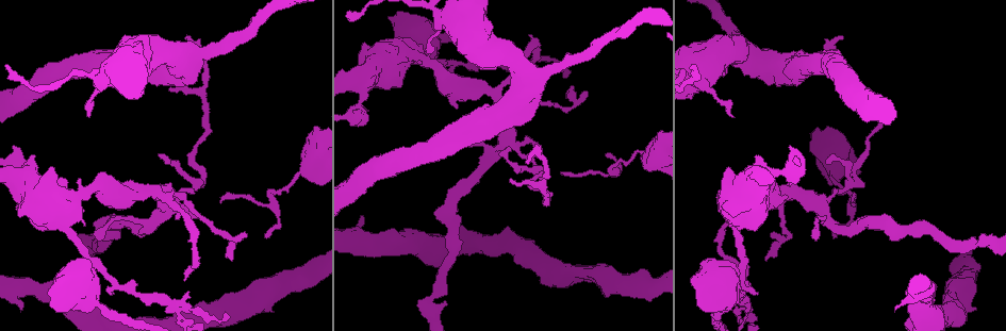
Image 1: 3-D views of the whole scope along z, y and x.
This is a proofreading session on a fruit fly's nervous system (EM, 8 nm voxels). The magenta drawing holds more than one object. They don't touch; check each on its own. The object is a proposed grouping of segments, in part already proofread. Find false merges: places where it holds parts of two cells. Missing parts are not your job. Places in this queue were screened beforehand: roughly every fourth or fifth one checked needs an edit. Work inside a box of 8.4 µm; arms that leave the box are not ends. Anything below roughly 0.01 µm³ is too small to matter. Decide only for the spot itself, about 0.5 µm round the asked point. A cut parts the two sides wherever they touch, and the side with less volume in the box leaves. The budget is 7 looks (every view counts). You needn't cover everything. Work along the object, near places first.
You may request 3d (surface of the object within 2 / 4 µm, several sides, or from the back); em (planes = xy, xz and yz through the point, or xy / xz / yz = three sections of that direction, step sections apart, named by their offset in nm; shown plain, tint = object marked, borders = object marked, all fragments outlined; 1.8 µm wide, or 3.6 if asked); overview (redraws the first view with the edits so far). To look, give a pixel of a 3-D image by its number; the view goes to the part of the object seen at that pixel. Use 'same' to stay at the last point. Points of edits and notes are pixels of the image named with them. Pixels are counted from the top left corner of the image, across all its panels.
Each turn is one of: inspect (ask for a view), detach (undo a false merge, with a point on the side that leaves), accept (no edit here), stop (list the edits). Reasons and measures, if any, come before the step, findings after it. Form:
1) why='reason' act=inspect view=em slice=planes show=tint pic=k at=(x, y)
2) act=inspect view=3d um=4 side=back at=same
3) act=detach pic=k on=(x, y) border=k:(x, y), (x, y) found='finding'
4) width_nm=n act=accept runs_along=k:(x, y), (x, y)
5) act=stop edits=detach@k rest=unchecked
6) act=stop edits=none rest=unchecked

why='sharp bend' act=inspect view=em um=3.6 slice=xz step=16 show=tint pic=1 at=(61, 220)

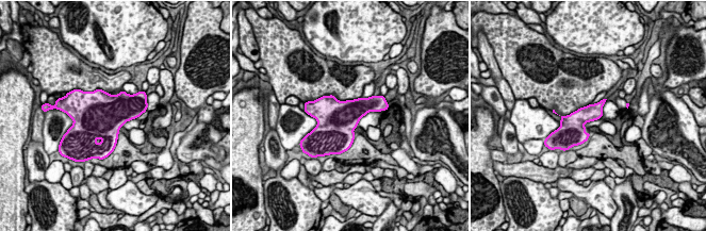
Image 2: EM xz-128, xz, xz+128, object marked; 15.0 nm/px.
why='cut it another way' act=inspect view=em um=3.6 slice=planes show=tint at=same

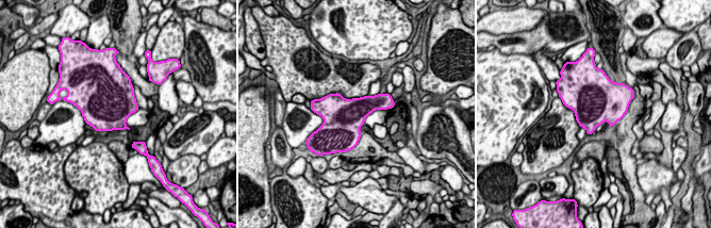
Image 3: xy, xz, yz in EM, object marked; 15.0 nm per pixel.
act=accept found='all the same cell'

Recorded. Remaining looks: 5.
act=inspect view=3d um=4 pic=1 at=(747, 305)

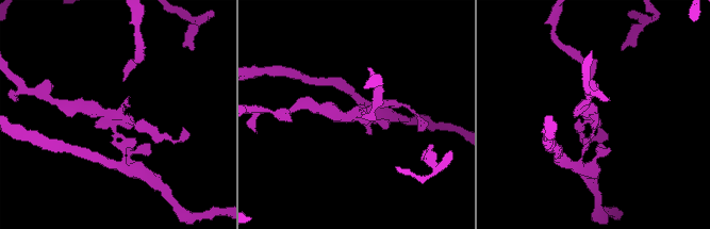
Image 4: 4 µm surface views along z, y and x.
arms=3 act=inspect view=em slice=planes show=plain pic=4 at=(104, 115)

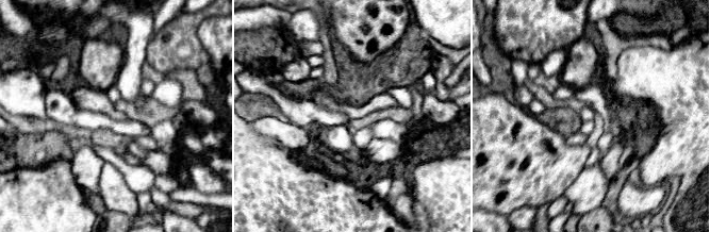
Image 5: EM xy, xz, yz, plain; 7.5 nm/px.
why='where the object lies' act=inspect view=em slice=planes show=tint at=same

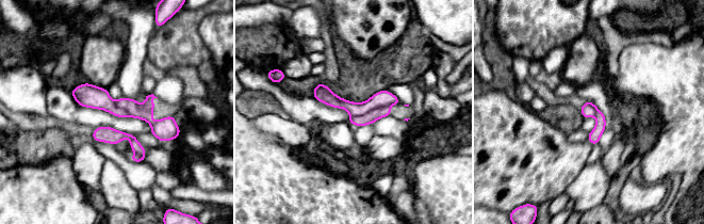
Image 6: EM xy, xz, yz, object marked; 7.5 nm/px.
act=detach pic=6 on=(370, 117) part_leaving=6:(119, 102), (176, 132) found='two cells meet here'

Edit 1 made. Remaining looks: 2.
act=stop edits=detach@6 rest=unchecked

